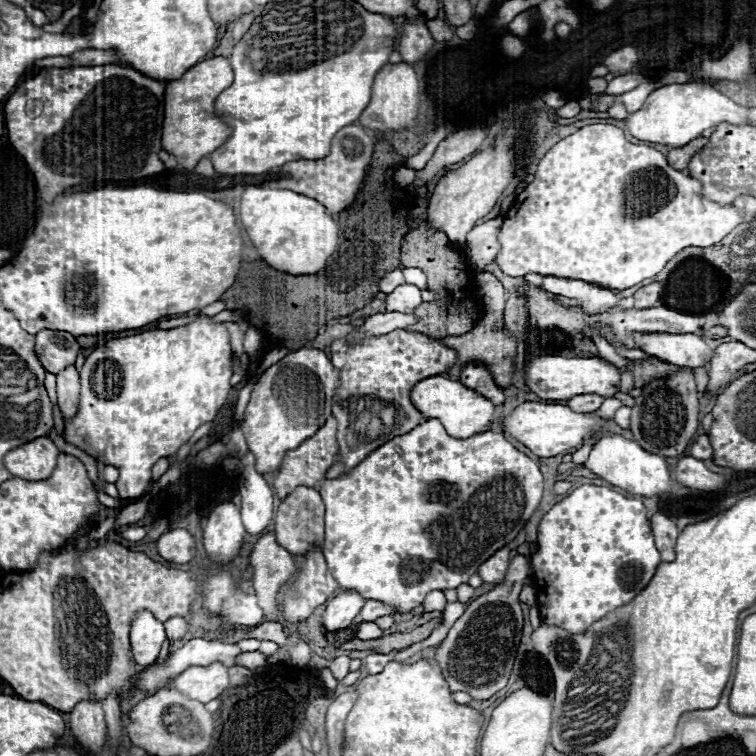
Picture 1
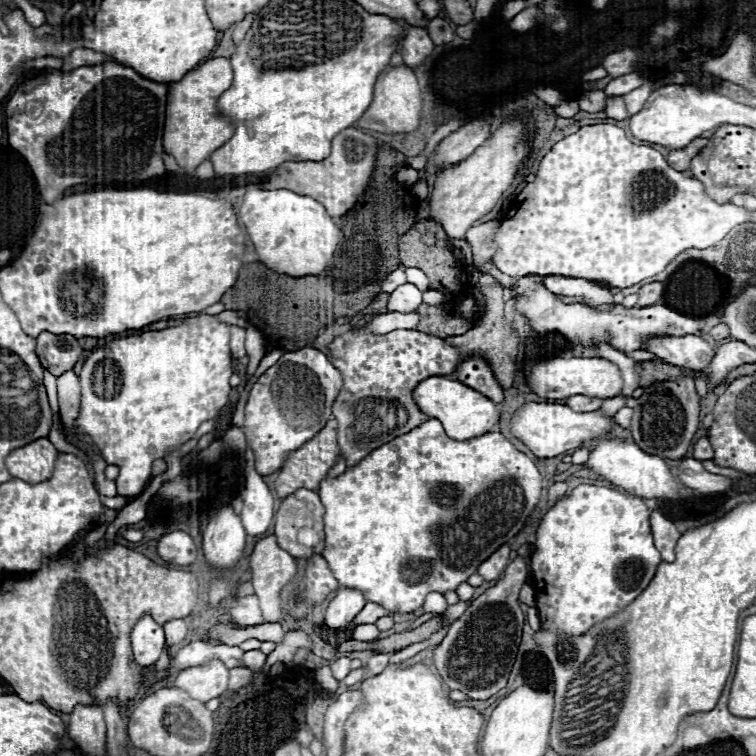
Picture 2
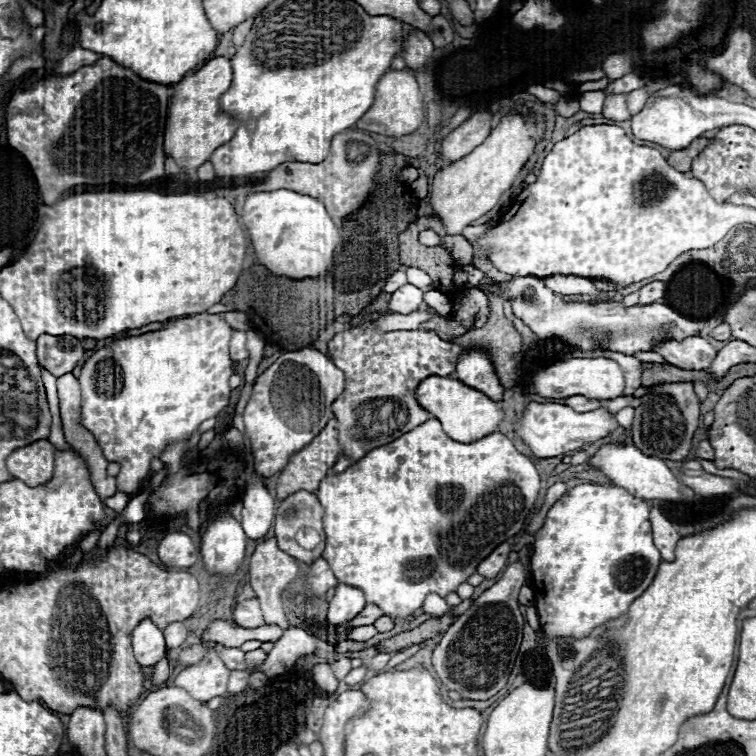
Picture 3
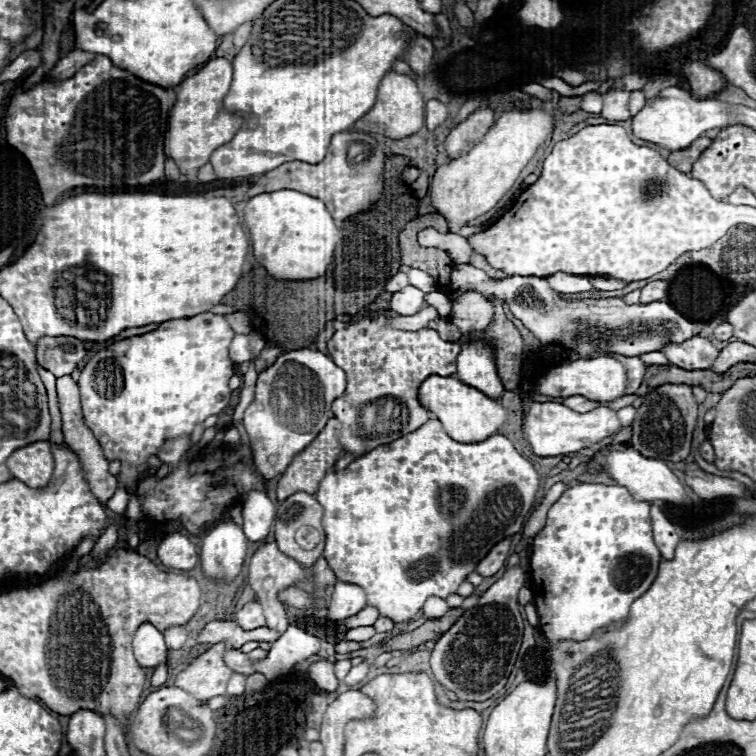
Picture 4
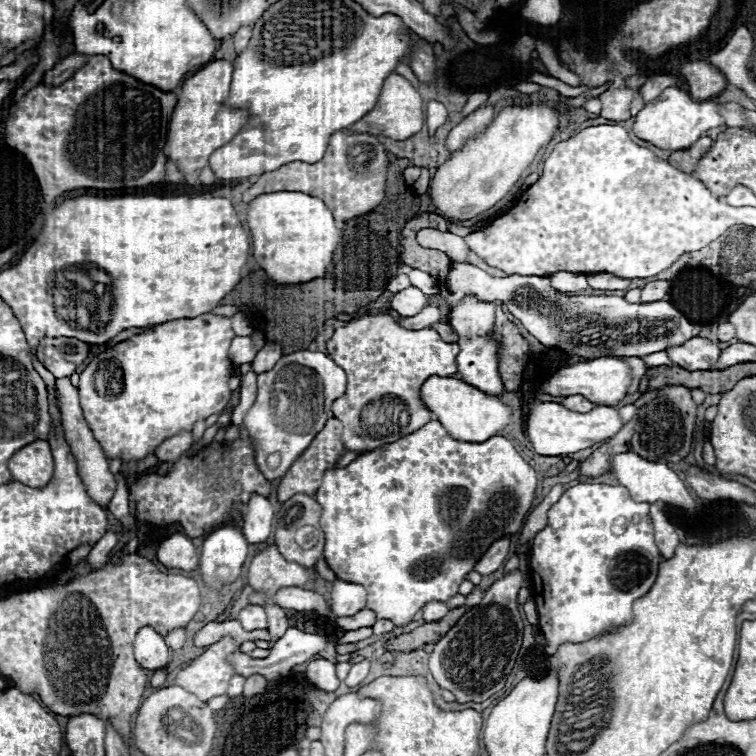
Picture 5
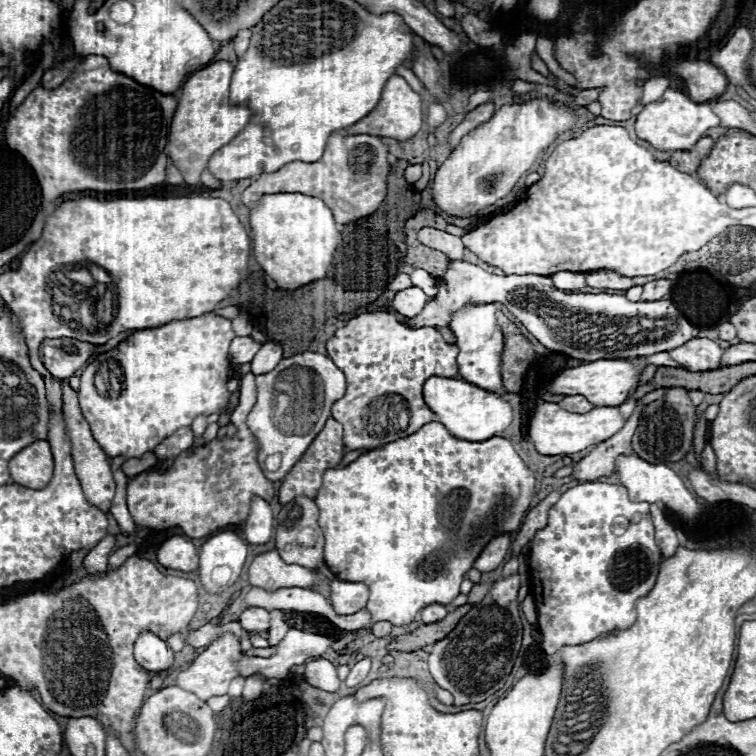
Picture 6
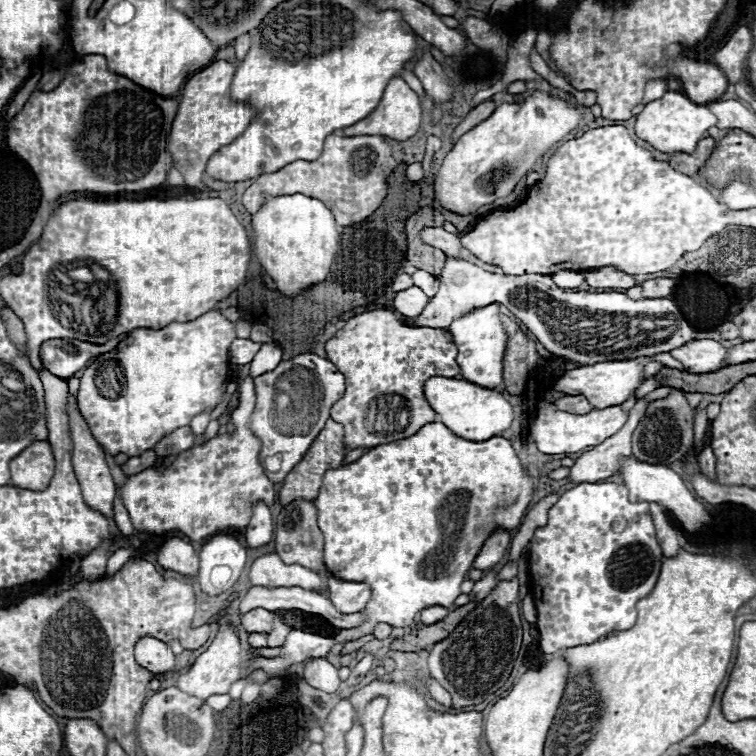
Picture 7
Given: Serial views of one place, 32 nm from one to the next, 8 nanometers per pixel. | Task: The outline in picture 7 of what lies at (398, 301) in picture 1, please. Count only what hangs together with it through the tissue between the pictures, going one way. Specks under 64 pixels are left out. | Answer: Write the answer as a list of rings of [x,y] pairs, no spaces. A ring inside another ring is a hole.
[[[412,286],[412,288],[402,290],[402,292],[396,294],[396,298],[394,298],[394,308],[396,308],[400,314],[404,314],[404,316],[414,318],[414,316],[418,316],[418,314],[424,310],[424,306],[428,304],[428,300],[430,300],[430,298],[428,298],[420,288]]]

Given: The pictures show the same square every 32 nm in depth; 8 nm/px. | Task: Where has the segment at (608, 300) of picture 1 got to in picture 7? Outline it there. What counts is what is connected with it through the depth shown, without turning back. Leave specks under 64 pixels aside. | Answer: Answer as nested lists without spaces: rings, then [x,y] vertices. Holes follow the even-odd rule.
[[[560,270],[560,272],[552,274],[552,280],[560,288],[578,288],[584,282],[584,276],[580,270]]]

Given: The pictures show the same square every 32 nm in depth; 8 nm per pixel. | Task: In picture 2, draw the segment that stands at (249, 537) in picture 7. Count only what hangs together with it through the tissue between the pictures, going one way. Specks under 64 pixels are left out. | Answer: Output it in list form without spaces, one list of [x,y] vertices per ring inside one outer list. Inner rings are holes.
[[[246,452],[242,462],[244,462],[246,484],[240,492],[240,496],[244,500],[240,518],[242,518],[244,530],[248,536],[264,536],[274,518],[274,498],[272,498],[268,486],[264,484],[262,476],[254,470],[250,452]]]

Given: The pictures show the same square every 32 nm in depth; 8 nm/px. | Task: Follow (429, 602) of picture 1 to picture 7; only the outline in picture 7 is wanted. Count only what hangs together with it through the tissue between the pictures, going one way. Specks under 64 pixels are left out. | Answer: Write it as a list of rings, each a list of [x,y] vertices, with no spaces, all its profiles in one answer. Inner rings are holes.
[[[430,606],[430,608],[424,608],[420,612],[420,622],[422,624],[436,624],[438,620],[444,620],[446,614],[448,614],[446,608],[442,608],[442,606]]]

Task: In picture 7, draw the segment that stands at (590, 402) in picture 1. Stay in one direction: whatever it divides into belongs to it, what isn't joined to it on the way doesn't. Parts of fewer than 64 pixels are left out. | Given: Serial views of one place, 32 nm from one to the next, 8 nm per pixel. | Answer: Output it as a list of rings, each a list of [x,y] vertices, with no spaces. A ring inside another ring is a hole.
[[[564,396],[554,402],[558,410],[572,412],[572,414],[588,414],[592,410],[590,402],[584,396]]]

